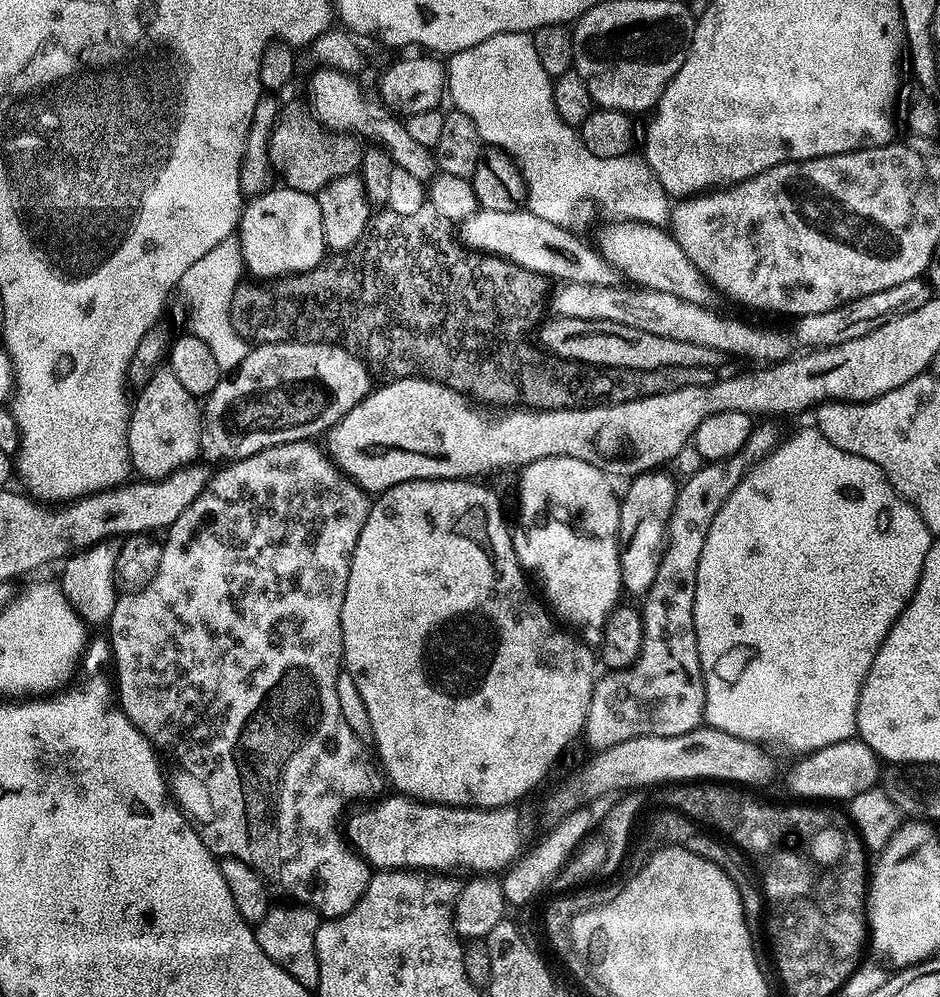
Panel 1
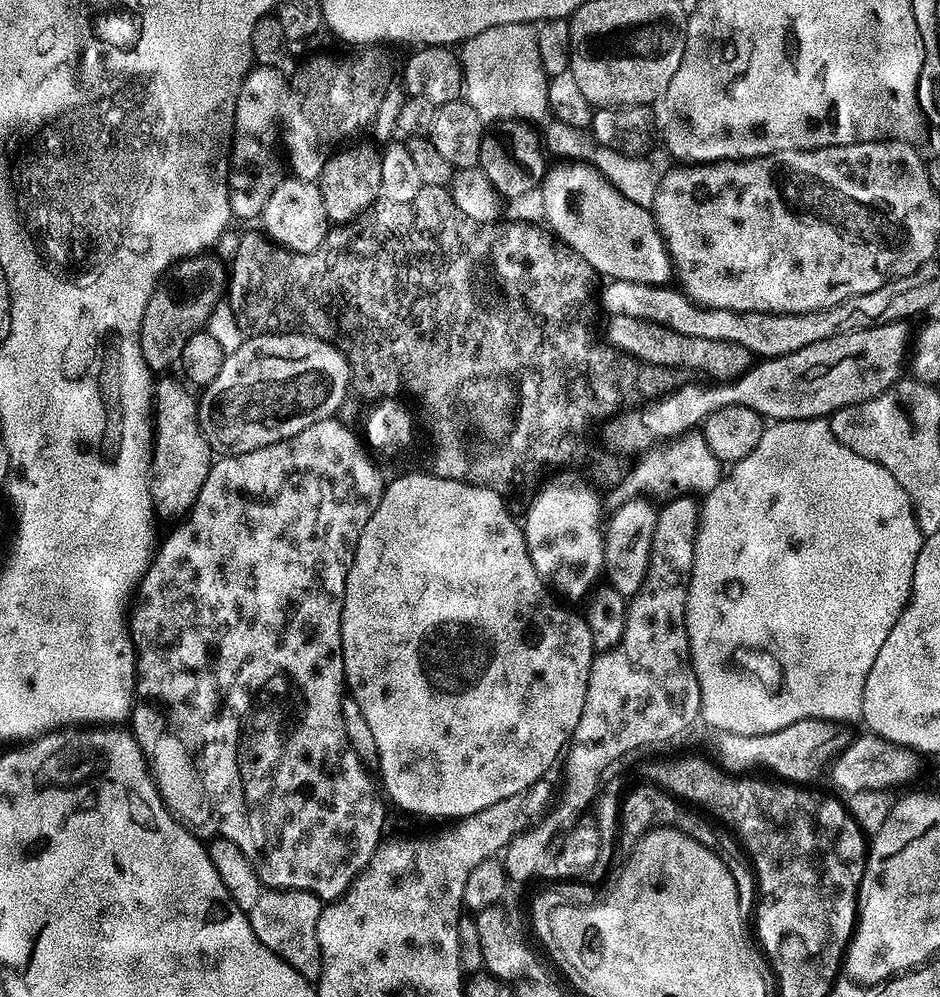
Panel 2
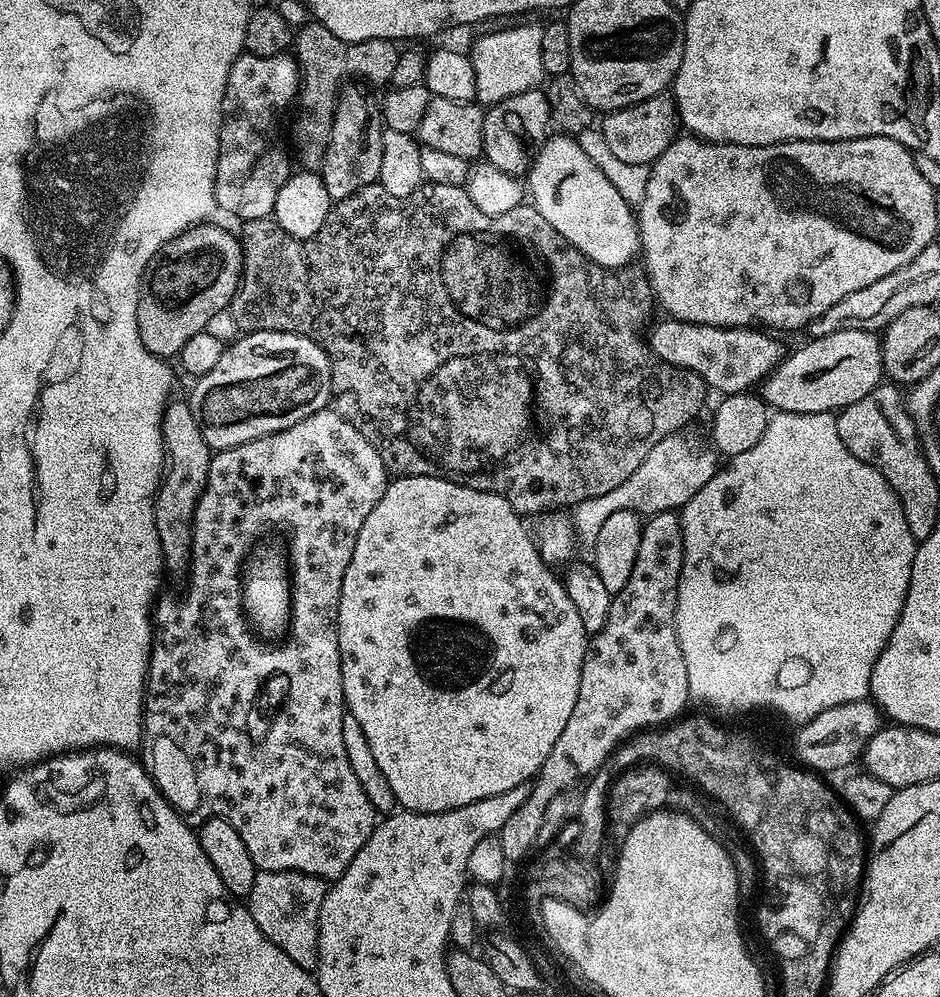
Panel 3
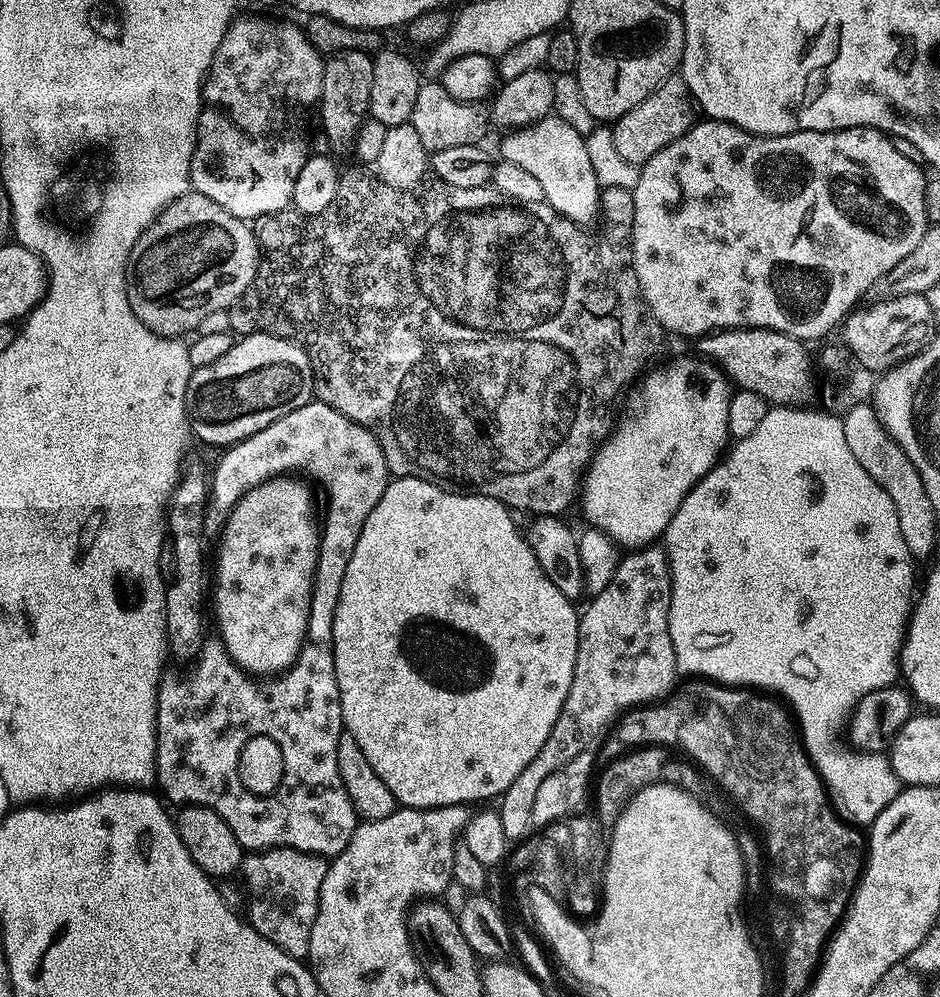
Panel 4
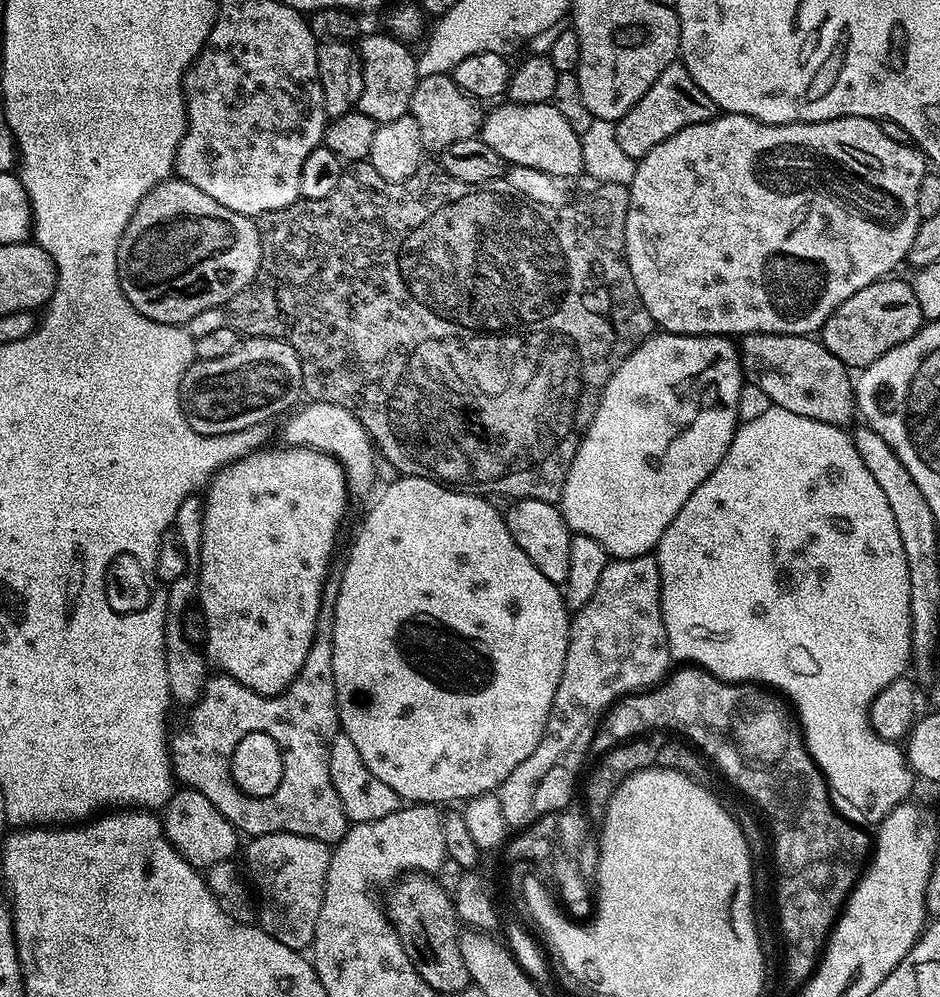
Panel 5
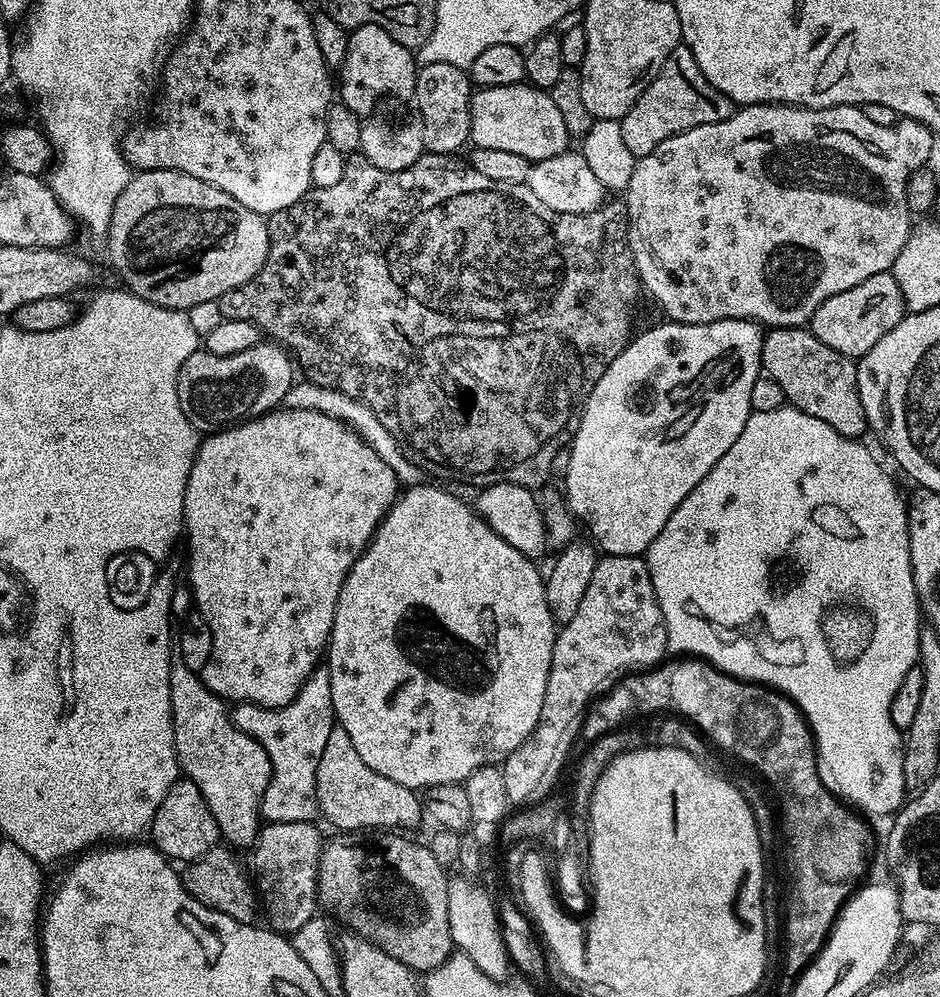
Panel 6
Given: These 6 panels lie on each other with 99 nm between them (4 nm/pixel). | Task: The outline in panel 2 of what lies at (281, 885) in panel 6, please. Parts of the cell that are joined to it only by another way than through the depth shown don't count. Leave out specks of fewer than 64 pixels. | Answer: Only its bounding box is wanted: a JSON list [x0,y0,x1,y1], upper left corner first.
[248,890,322,981]

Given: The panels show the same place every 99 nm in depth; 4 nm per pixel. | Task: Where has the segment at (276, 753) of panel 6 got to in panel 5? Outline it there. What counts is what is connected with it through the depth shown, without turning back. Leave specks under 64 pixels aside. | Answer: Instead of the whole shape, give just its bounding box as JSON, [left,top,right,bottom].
[170,578,350,846]

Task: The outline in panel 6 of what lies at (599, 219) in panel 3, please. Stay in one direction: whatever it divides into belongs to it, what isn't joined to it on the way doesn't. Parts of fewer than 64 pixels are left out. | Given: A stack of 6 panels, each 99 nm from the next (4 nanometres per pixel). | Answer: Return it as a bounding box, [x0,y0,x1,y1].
[470,82,570,162]

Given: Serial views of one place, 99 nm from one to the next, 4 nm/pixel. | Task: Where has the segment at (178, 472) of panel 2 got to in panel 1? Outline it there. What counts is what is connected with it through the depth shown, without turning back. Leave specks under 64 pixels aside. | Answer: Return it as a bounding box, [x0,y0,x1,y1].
[128,366,202,480]

